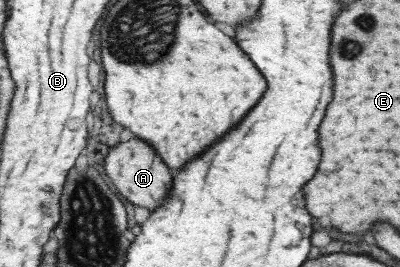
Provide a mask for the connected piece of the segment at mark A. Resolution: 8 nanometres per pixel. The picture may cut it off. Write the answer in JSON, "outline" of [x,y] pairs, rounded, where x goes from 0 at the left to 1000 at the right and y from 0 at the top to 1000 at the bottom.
{"outline":[[[338,513],[320,532],[295,536],[280,554],[255,625],[260,655],[305,742],[323,749],[330,764],[368,779],[375,794],[415,749],[433,678],[425,629],[400,599],[400,584],[390,573],[383,547]]]}

